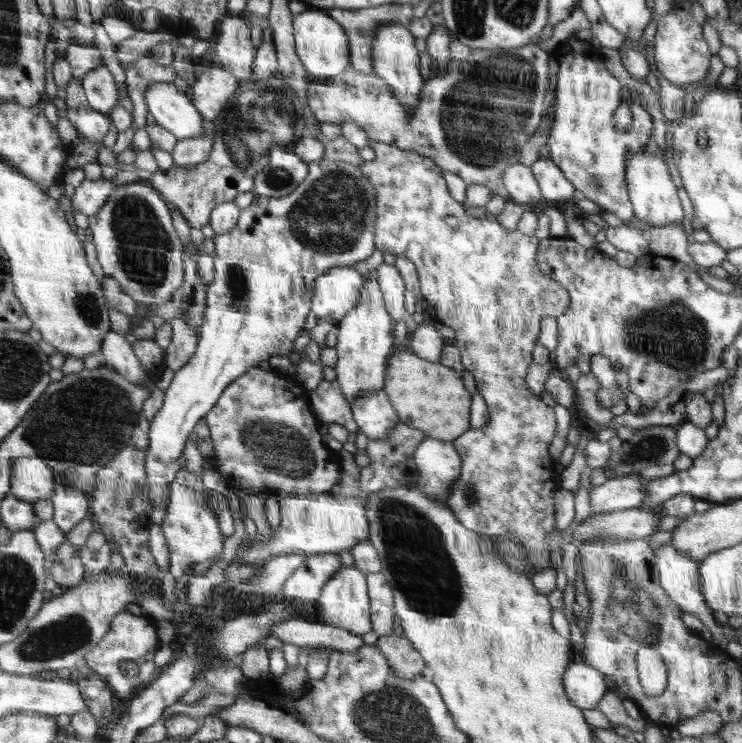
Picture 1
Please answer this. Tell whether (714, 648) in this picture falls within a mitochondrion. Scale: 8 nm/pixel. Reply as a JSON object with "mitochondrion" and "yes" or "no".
{"mitochondrion":"no"}

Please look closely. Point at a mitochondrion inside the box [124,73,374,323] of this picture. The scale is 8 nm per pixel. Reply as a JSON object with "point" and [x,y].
{"point":[265,115]}

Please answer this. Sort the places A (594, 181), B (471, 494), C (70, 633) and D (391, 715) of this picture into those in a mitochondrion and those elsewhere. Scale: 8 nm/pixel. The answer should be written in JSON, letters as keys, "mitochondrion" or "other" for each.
{"A":"mitochondrion","B":"mitochondrion","C":"mitochondrion","D":"mitochondrion"}

